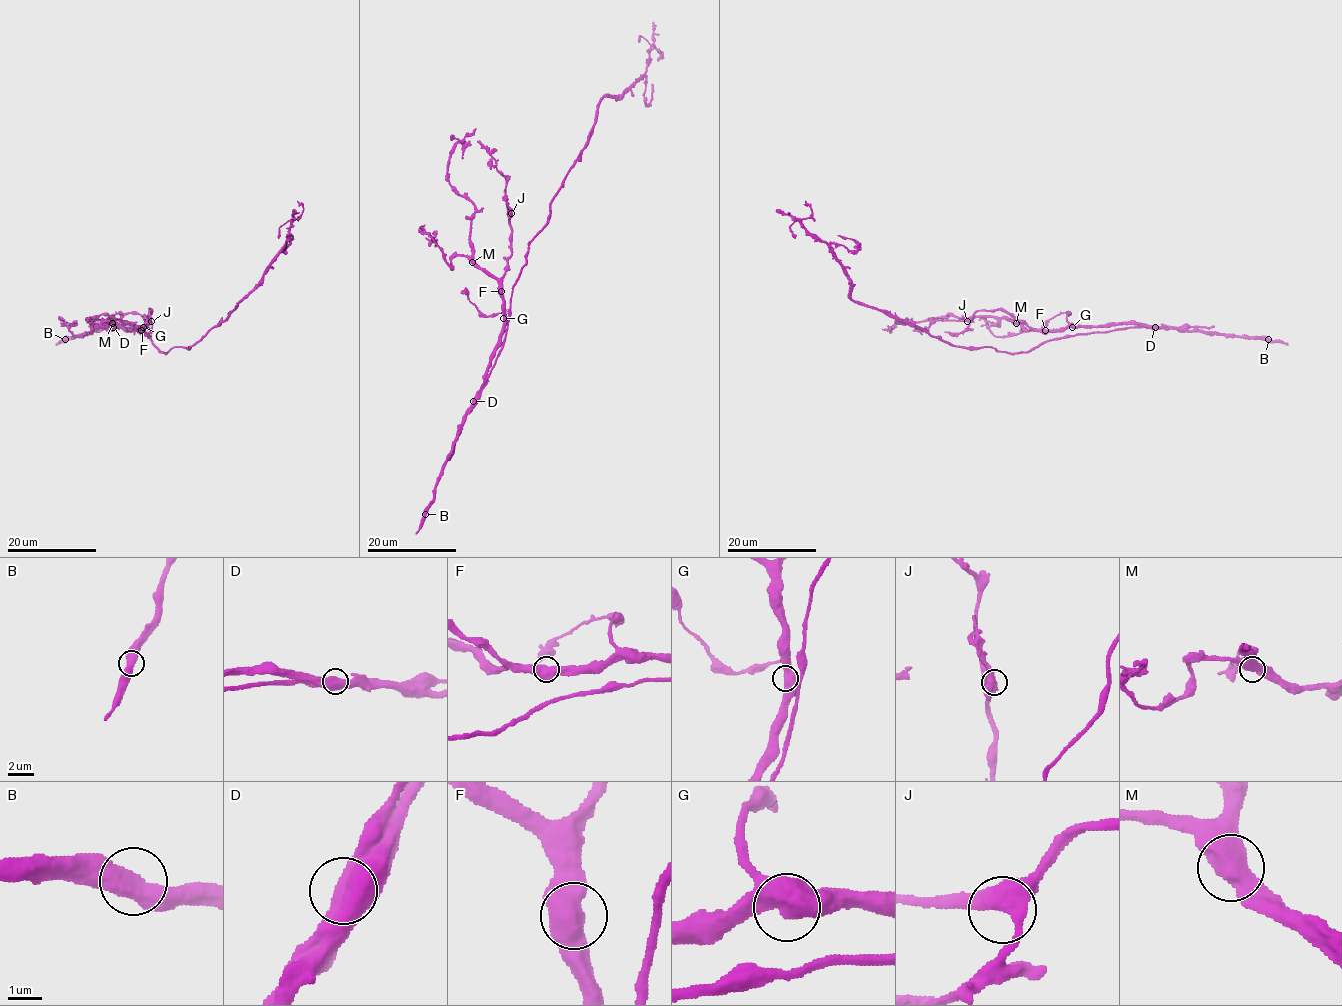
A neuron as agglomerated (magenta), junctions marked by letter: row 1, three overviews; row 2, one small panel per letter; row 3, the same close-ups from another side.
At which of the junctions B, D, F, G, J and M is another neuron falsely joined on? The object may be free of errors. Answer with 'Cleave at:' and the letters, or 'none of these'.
Cleave at: D

